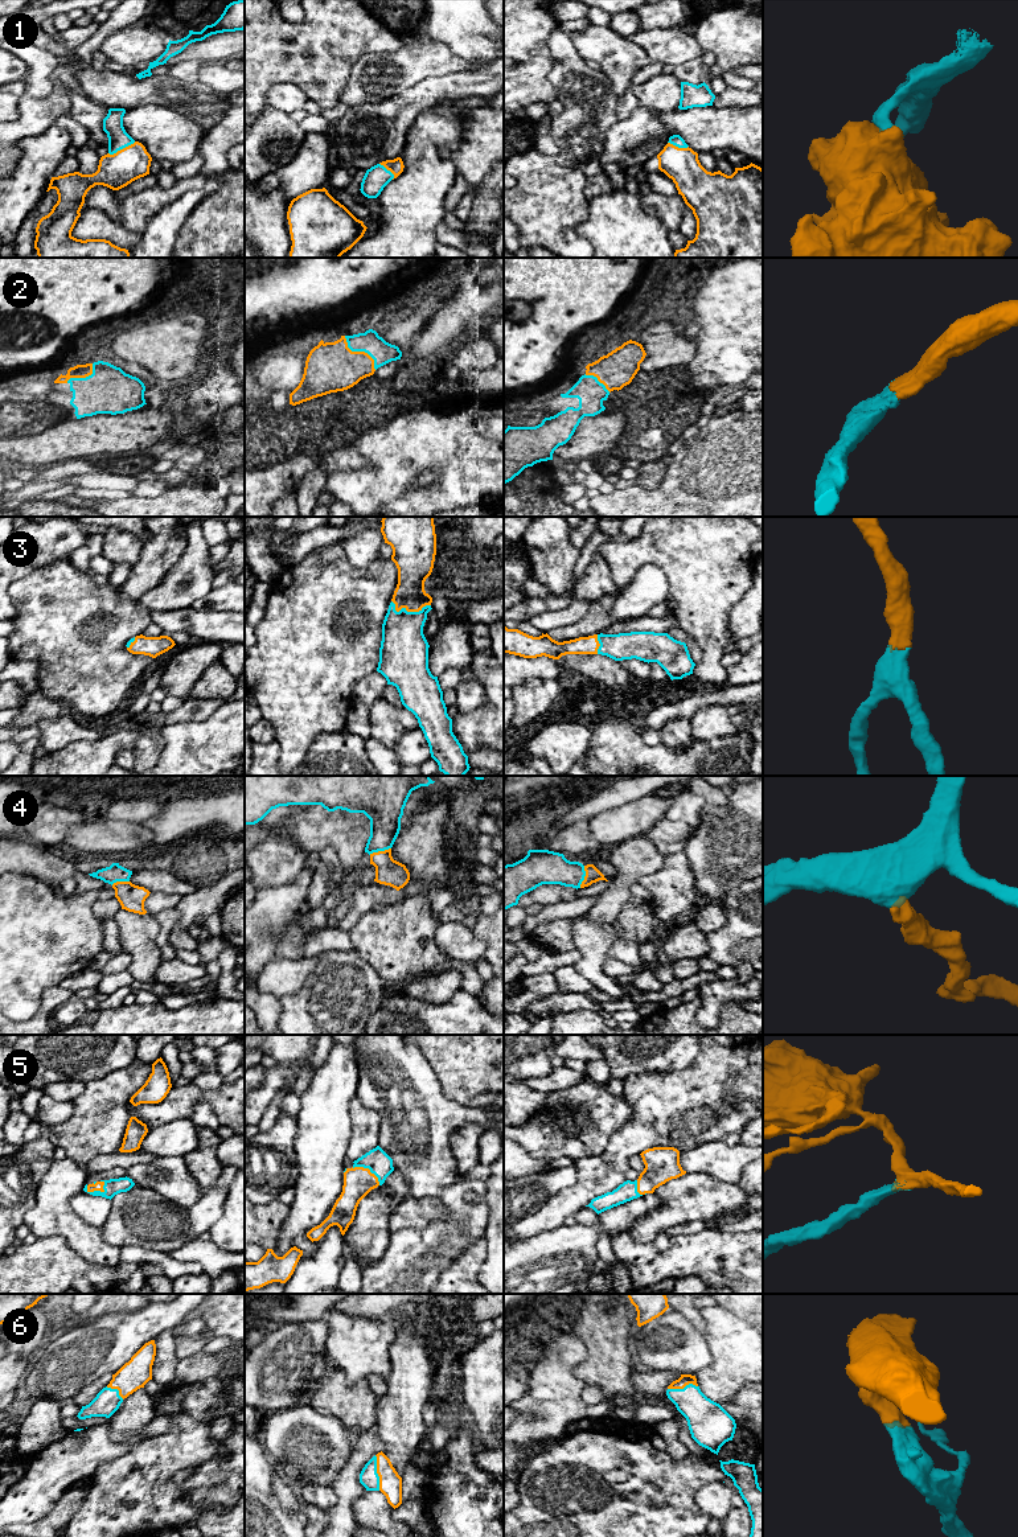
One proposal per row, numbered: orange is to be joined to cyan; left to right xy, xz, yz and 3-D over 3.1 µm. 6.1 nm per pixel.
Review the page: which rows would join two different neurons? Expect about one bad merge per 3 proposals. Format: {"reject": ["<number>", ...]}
{"reject": []}

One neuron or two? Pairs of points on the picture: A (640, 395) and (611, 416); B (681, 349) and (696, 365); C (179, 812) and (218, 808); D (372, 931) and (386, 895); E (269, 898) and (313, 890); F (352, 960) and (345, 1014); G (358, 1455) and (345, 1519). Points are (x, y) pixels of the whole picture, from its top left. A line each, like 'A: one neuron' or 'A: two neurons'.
A: two neurons
B: two neurons
C: one neuron
D: two neurons
E: two neurons
F: one neuron
G: one neuron

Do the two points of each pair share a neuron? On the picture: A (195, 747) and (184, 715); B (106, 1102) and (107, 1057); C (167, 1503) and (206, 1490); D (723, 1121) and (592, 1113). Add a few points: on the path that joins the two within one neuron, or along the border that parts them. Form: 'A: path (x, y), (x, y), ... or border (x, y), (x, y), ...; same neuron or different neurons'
A: border (216, 710), (204, 719), (189, 719), (165, 726); different neurons
B: border (135, 1059), (124, 1067), (86, 1083); different neurons
C: border (183, 1484), (188, 1491), (189, 1500), (202, 1511); different neurons
D: border (623, 1094), (629, 1108), (629, 1118), (610, 1139); different neurons

